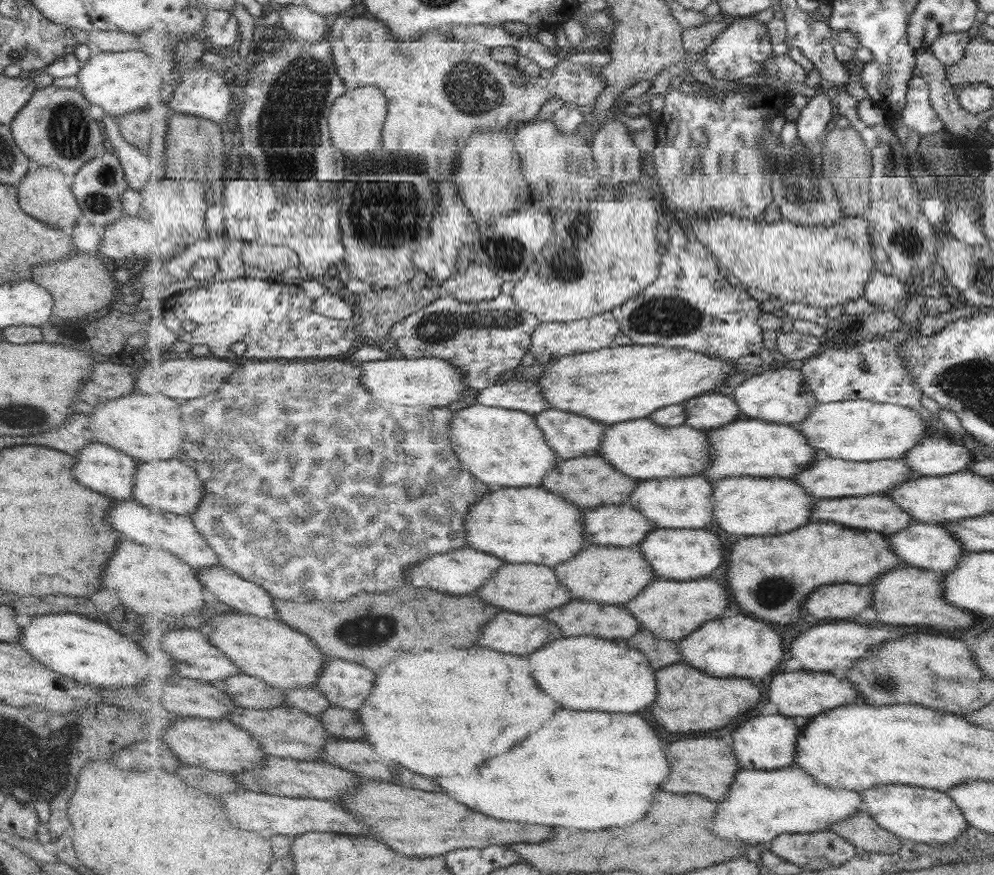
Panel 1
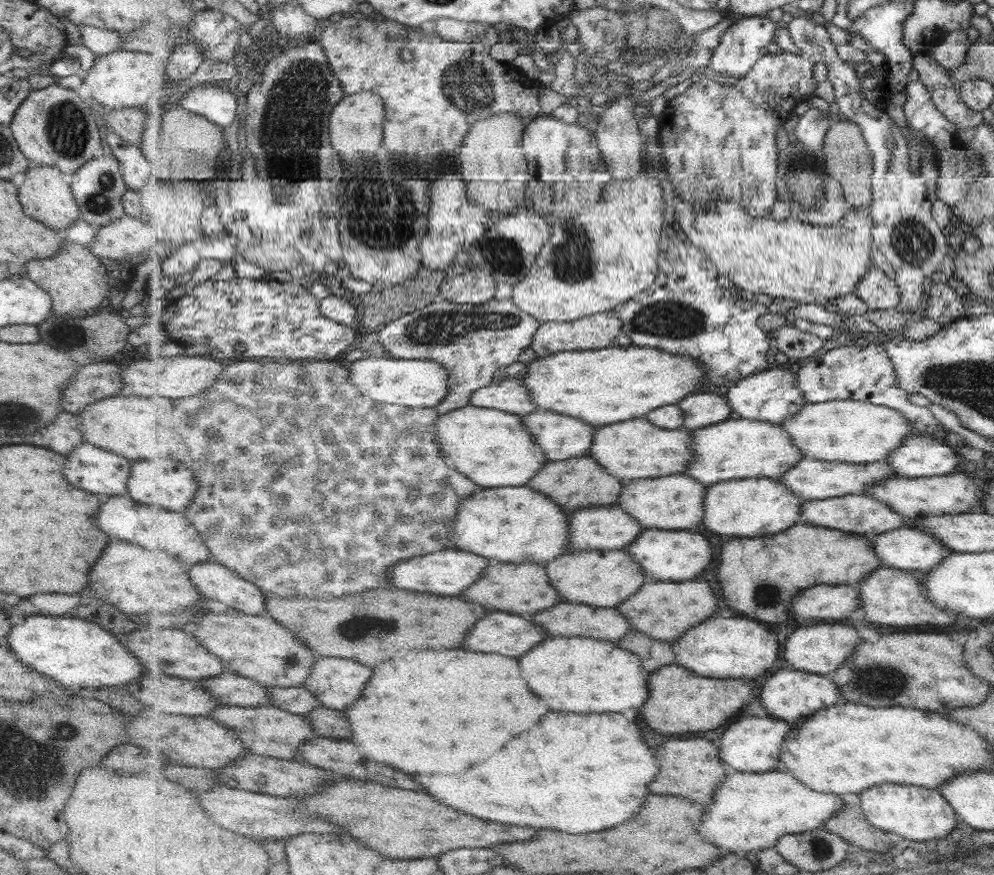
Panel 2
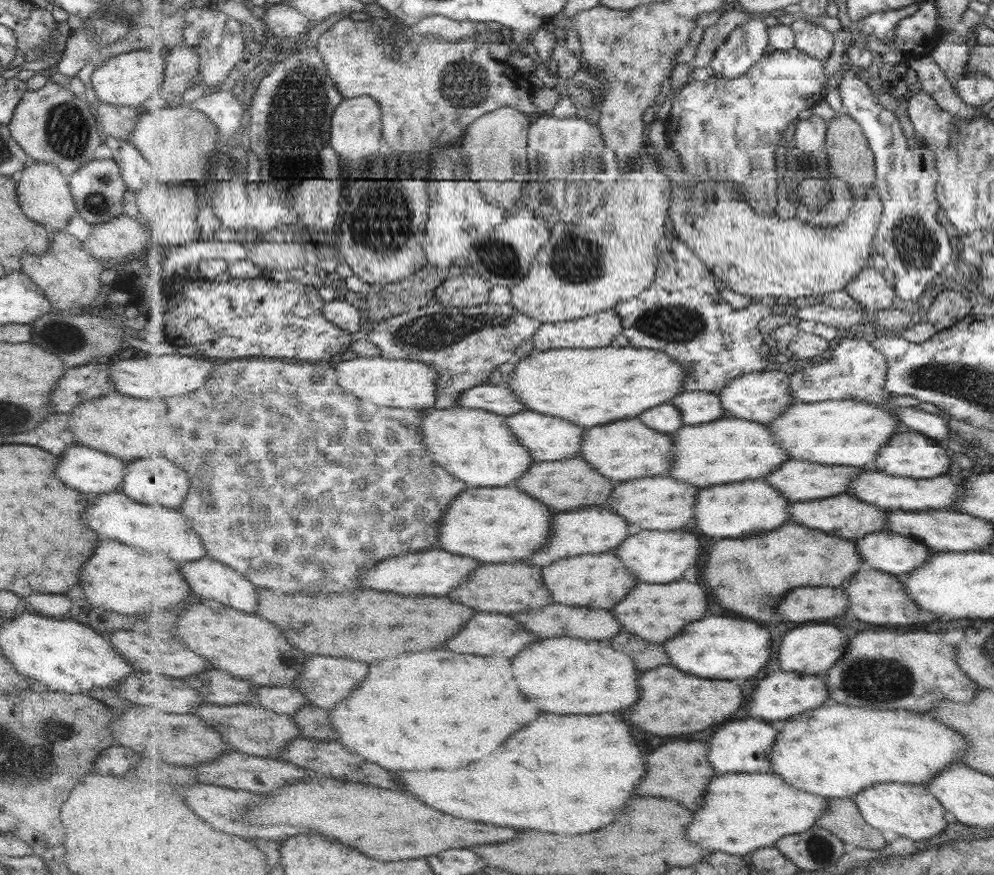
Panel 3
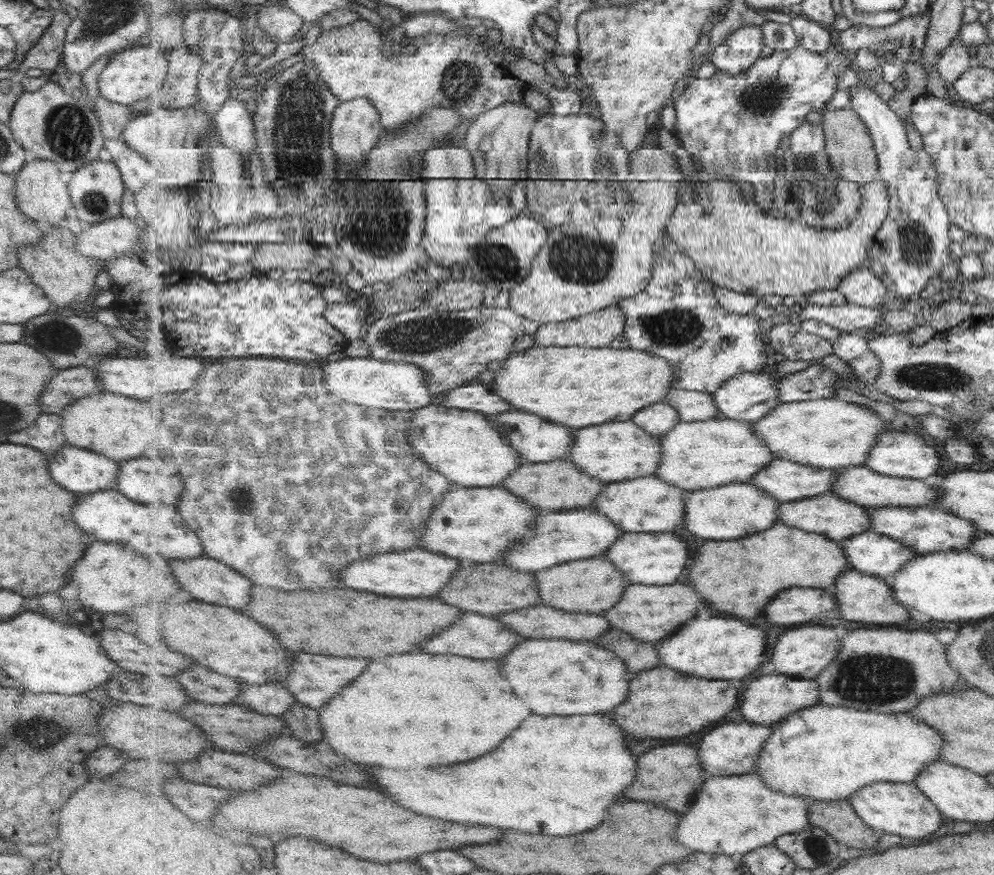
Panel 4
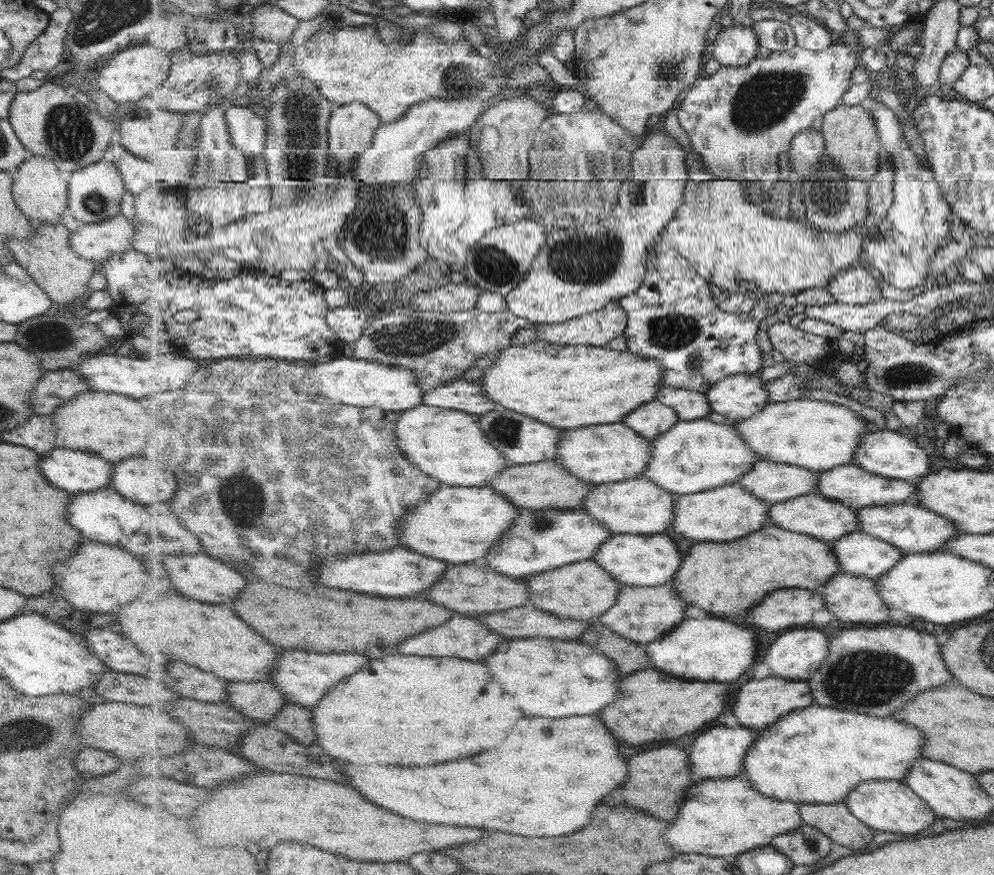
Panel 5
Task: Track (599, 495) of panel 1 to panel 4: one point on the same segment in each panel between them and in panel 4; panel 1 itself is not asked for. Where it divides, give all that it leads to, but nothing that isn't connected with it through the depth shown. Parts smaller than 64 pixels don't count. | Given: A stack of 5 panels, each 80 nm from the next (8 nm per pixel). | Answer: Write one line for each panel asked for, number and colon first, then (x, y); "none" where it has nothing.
2: (578, 483)
3: (574, 484)
4: (551, 486)

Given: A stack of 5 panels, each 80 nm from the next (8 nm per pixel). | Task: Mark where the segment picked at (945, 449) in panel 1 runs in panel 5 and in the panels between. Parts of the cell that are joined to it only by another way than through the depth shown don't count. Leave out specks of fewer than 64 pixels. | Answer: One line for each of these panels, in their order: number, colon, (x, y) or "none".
2: (922, 455)
3: (910, 454)
4: (904, 454)
5: (889, 454)

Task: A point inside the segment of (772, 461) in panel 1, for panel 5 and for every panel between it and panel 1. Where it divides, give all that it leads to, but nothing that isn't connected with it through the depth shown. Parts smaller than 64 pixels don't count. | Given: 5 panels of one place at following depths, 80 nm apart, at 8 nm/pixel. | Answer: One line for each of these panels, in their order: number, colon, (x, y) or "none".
2: (738, 448)
3: (731, 449)
4: (698, 455)
5: (698, 455)

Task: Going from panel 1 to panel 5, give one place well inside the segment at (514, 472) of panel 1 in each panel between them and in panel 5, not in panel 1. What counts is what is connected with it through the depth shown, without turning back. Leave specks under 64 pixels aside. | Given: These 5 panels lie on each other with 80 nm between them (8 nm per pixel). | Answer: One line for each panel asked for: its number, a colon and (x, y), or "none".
2: (493, 448)
3: (476, 446)
4: (463, 445)
5: (448, 445)

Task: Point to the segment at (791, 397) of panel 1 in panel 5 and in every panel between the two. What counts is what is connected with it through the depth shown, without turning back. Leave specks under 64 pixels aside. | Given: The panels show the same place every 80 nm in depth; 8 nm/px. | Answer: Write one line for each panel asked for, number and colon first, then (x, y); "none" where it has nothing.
2: (773, 396)
3: (762, 397)
4: (748, 397)
5: (741, 396)

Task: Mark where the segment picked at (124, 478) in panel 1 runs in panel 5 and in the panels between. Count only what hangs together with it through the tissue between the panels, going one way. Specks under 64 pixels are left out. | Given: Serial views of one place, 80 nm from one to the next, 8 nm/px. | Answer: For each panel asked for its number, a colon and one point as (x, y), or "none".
2: (97, 471)
3: (86, 470)
4: (77, 470)
5: (72, 471)

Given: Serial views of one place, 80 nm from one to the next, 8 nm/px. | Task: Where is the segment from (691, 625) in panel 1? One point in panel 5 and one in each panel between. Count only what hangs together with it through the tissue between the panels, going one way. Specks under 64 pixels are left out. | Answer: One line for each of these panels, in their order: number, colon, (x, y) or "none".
2: (666, 611)
3: (656, 612)
4: (652, 614)
5: (643, 614)

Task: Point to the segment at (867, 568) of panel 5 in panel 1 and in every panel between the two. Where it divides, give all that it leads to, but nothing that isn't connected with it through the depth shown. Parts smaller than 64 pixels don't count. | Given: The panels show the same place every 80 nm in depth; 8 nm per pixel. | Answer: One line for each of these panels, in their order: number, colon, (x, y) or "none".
1: (923, 545)
2: (916, 550)
3: (897, 554)
4: (879, 555)

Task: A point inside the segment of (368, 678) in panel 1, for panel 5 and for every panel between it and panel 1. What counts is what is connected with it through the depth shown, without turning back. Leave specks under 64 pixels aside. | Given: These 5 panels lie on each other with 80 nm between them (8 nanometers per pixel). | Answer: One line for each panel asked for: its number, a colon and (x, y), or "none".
2: (337, 682)
3: (326, 681)
4: (315, 680)
5: (304, 677)

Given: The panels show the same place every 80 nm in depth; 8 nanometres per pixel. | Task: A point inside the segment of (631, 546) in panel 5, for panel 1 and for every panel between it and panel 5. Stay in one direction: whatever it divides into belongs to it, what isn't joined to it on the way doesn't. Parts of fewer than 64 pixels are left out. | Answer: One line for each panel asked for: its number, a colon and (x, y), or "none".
1: (683, 554)
2: (670, 555)
3: (657, 556)
4: (656, 559)

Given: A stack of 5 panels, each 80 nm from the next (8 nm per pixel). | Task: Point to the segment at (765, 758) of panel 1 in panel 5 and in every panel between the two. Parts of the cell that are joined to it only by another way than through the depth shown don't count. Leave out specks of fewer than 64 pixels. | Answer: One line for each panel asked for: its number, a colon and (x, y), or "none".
2: (755, 745)
3: (743, 746)
4: (733, 749)
5: (720, 752)

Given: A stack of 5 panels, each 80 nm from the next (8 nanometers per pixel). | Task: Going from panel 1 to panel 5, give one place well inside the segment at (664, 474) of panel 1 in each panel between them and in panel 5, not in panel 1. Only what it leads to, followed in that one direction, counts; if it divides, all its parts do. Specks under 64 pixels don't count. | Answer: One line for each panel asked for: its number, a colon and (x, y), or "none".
2: (635, 449)
3: (627, 450)
4: (618, 451)
5: (604, 453)

